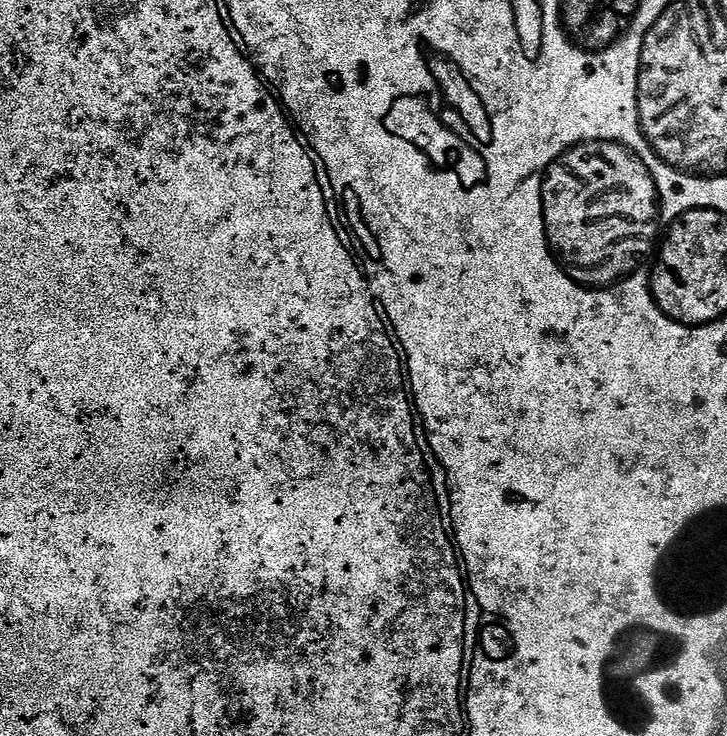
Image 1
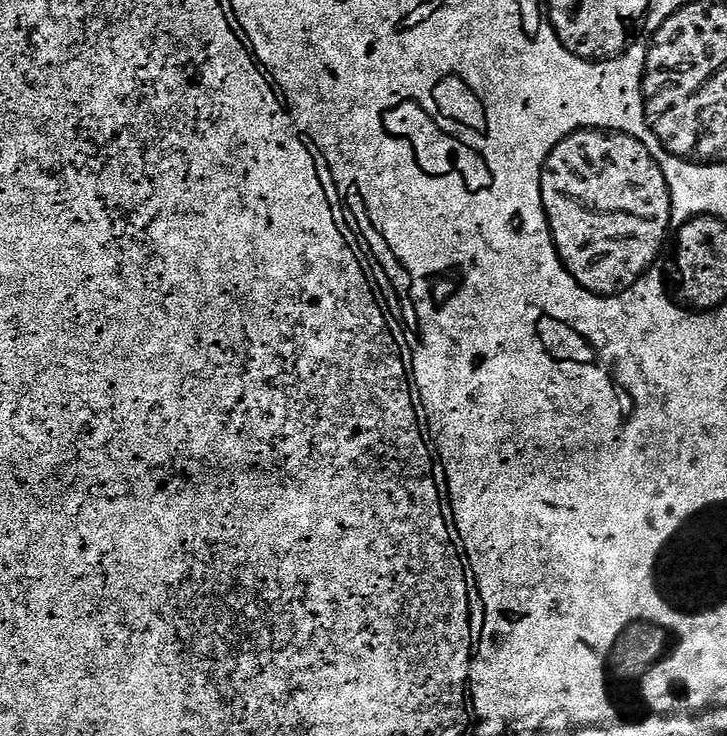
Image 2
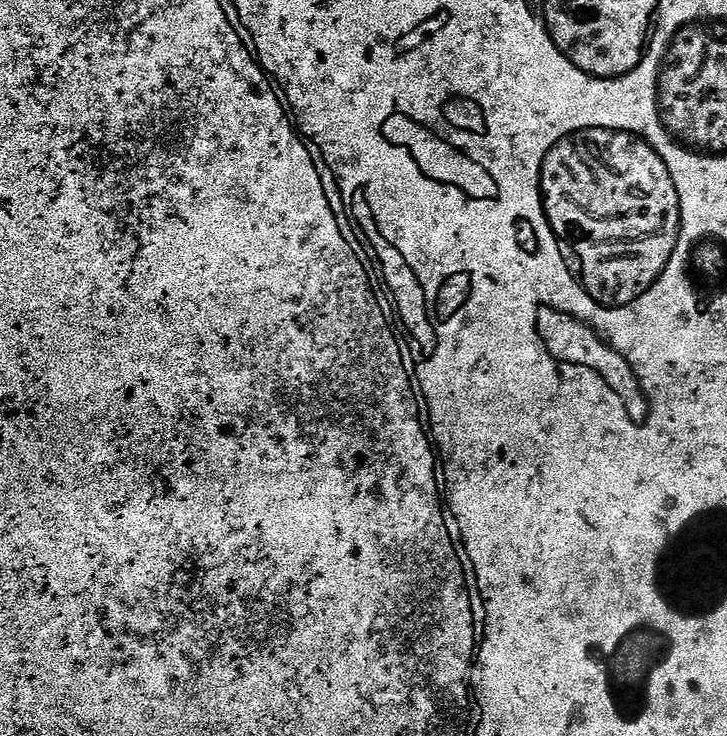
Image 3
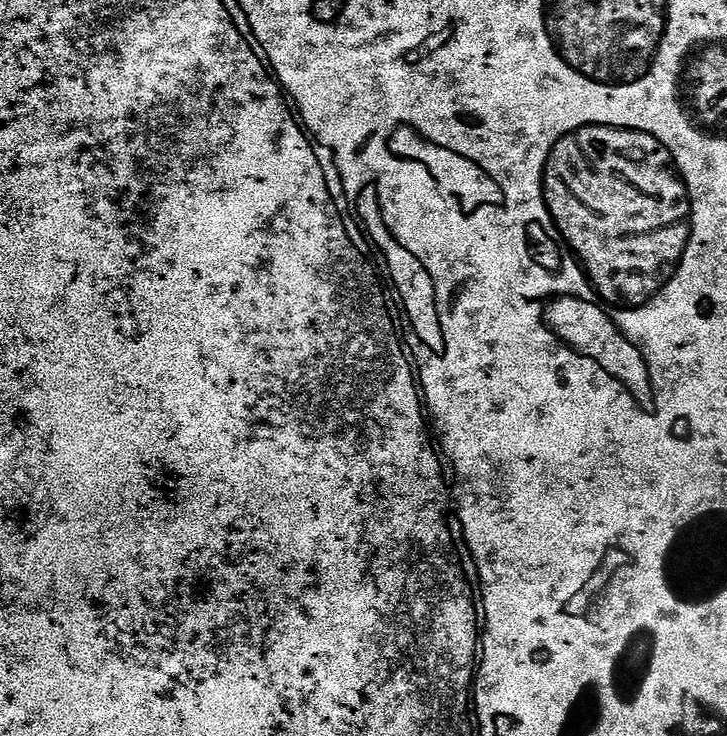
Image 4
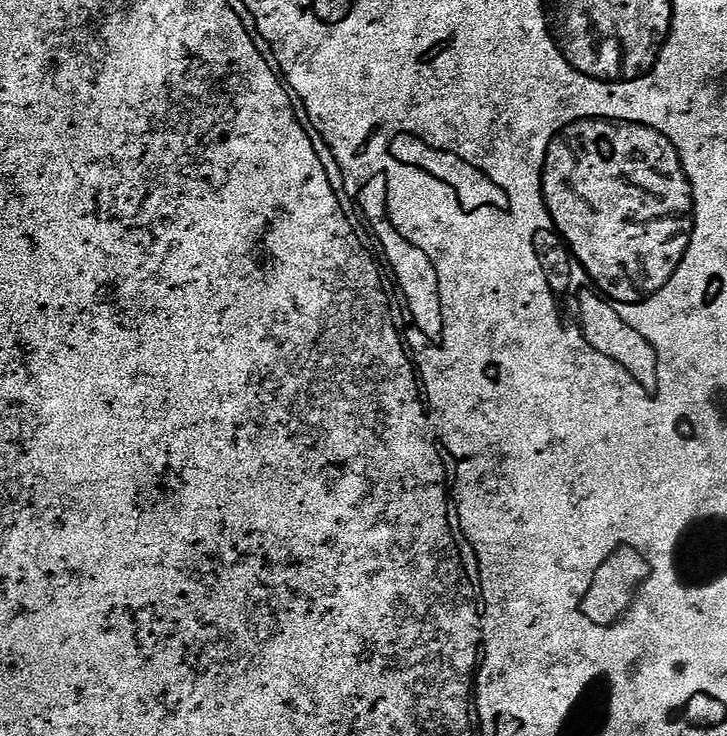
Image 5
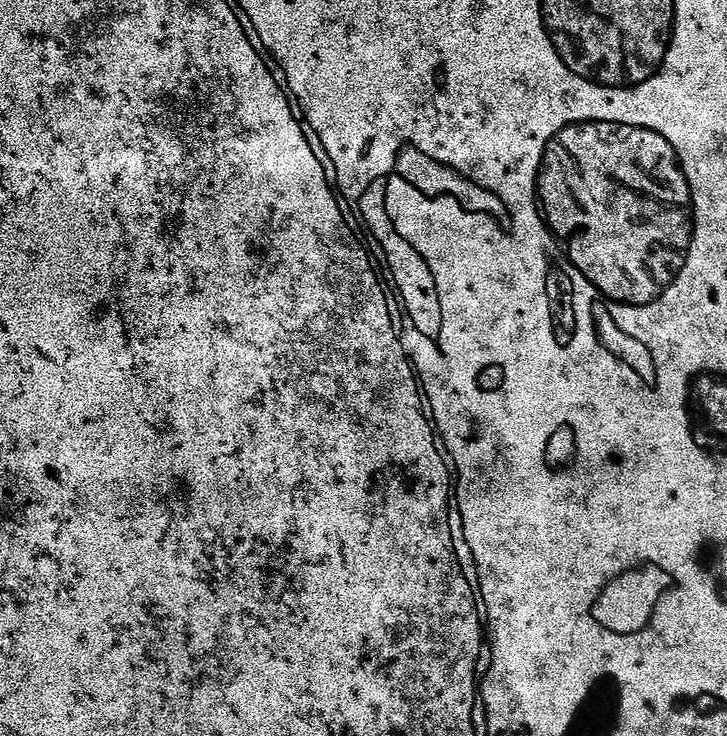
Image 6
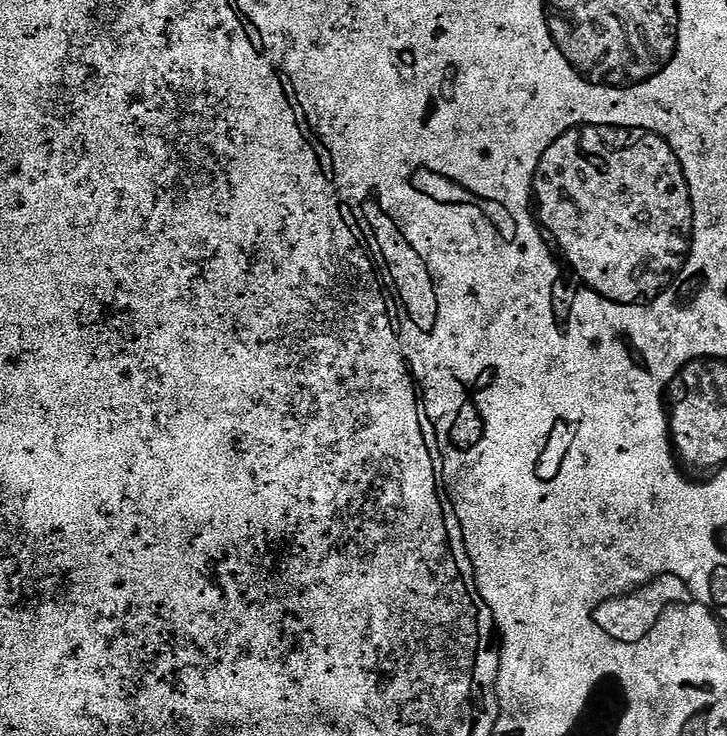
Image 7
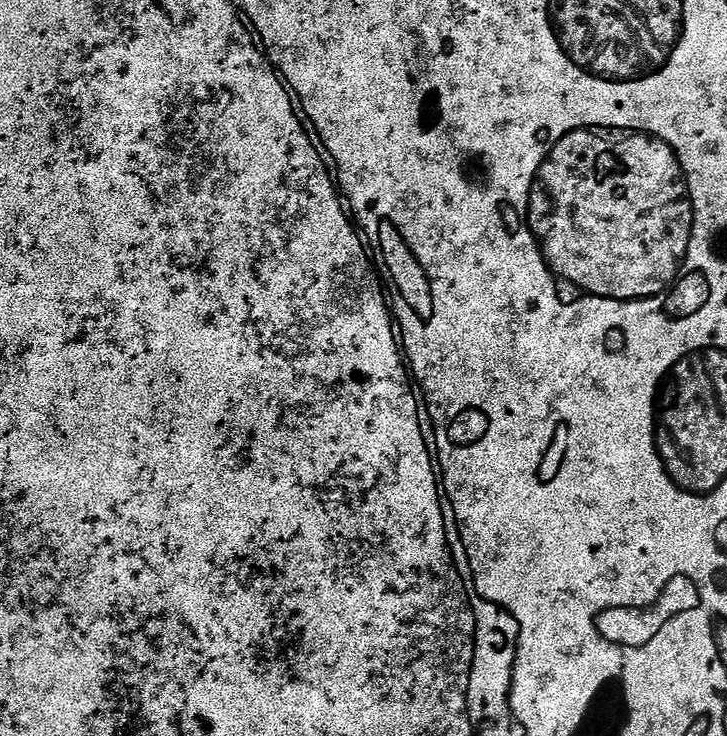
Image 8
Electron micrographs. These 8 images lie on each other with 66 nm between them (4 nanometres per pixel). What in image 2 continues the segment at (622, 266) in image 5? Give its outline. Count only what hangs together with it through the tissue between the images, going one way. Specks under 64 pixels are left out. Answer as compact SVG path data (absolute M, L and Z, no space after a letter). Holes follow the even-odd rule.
M584 128L562 138L562 142L550 150L542 166L538 195L544 233L548 235L547 245L557 256L558 264L566 269L567 280L586 290L586 294L595 294L596 290L615 292L632 283L634 272L638 270L630 268L644 268L644 264L656 256L660 236L664 236L664 228L671 222L671 198L666 178L645 147L632 136L620 132Z

